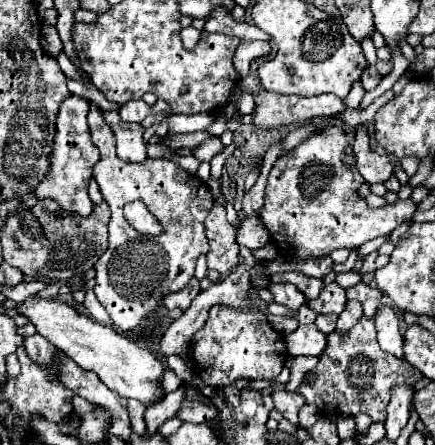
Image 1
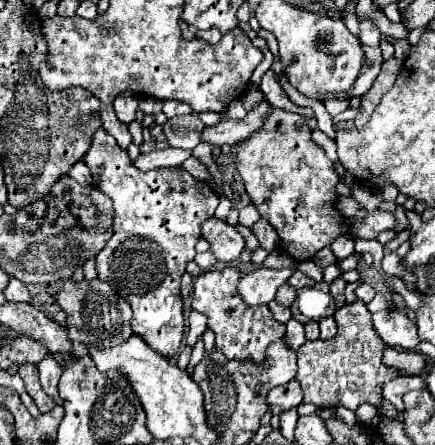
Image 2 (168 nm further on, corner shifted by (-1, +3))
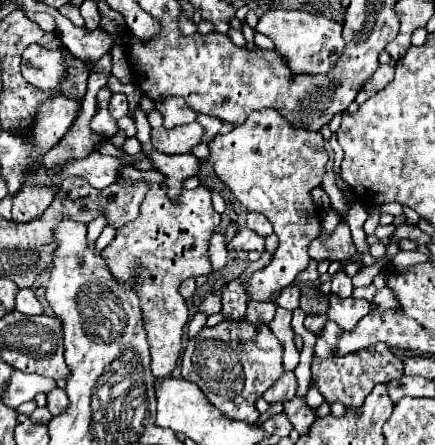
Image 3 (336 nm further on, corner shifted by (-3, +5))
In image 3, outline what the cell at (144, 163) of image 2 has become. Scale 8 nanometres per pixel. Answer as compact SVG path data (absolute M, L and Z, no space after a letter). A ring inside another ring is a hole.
M92 152L88 158L84 160L76 160L76 162L70 162L62 172L60 176L54 180L56 186L60 186L60 182L66 178L66 176L80 176L80 178L86 178L88 184L92 188L108 188L110 184L114 184L114 178L118 174L120 168L124 166L132 166L136 160L132 162L124 162L122 158L116 158L116 156L106 156L106 154L100 154L100 152Z

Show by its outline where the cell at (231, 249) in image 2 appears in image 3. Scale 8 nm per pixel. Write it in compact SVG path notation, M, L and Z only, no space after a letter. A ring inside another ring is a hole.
M240 228L238 234L234 236L234 240L228 244L228 250L244 250L244 252L258 250L258 252L264 252L264 238L258 236L256 232L248 230L248 228Z

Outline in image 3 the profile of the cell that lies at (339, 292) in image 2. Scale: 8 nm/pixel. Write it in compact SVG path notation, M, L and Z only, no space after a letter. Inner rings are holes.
M340 270L334 278L332 278L332 294L340 296L340 298L348 298L352 294L352 282L348 278L348 274L344 270Z

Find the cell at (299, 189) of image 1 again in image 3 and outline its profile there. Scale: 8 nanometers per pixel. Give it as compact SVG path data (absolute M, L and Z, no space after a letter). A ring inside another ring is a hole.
M254 110L240 128L234 128L230 134L224 134L224 136L218 134L210 142L210 158L208 160L212 162L216 176L236 194L236 198L248 210L264 214L270 220L270 224L274 226L274 234L278 236L280 244L278 244L270 264L262 270L256 270L244 282L244 292L248 294L250 300L270 302L274 298L274 294L278 294L282 288L292 284L294 278L310 264L312 258L308 256L308 244L320 236L322 216L320 216L320 212L316 212L318 208L312 198L312 190L322 184L322 178L326 174L328 152L324 150L324 138L320 132L308 132L308 130L294 128L276 110L274 112Z

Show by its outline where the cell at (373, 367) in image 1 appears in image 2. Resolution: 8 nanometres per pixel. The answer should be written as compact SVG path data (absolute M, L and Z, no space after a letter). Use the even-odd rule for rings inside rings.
M354 300L352 304L344 304L334 312L338 334L328 342L304 342L298 348L298 374L296 380L302 384L304 402L312 402L316 406L344 406L348 410L356 410L360 404L368 402L376 406L376 380L382 376L394 378L390 370L382 364L382 352L386 344L372 328L372 314L368 312L362 300Z

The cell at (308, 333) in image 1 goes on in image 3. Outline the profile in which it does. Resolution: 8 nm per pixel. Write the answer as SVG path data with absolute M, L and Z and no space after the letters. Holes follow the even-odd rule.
M306 316L306 320L304 320L304 326L306 326L306 330L308 332L312 332L312 334L316 334L324 324L326 324L326 316Z

